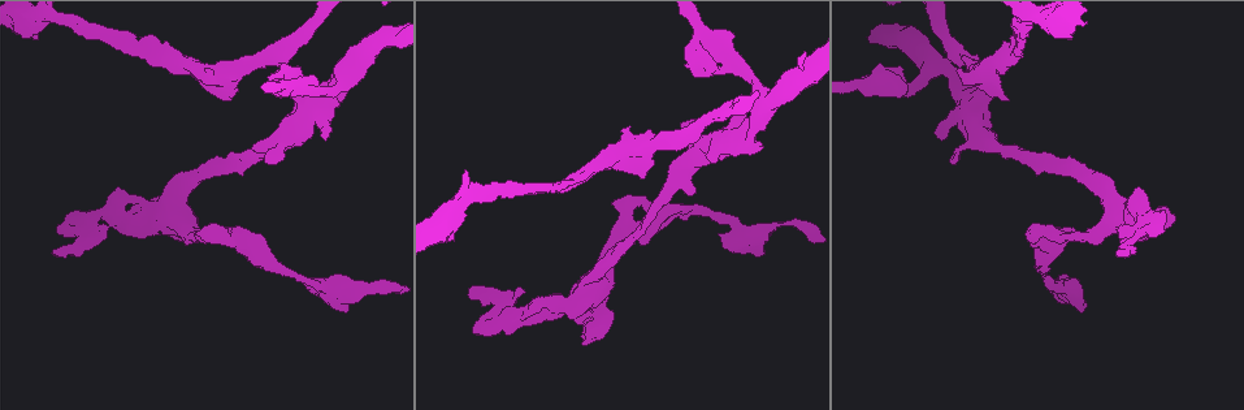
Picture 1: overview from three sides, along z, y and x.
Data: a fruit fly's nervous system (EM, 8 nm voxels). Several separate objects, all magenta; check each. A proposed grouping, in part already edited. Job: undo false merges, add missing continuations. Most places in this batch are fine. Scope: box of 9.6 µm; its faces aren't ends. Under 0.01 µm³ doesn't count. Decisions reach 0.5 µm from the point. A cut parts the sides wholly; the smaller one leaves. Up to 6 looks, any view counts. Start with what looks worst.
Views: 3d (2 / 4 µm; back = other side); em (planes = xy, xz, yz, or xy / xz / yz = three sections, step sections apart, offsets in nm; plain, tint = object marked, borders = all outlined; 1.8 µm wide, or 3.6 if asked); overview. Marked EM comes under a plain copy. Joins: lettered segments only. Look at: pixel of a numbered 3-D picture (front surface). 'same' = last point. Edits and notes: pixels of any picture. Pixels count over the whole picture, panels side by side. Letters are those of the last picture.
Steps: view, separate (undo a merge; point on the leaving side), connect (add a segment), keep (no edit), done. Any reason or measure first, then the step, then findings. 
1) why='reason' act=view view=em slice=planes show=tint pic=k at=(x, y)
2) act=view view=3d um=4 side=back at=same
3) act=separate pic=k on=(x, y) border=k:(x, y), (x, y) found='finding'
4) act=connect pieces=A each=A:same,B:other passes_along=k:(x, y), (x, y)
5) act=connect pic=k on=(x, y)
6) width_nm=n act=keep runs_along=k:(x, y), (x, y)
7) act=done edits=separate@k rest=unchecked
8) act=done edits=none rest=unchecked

why='a narrow waist' act=view view=3d um=2 pic=1 at=(749, 134)

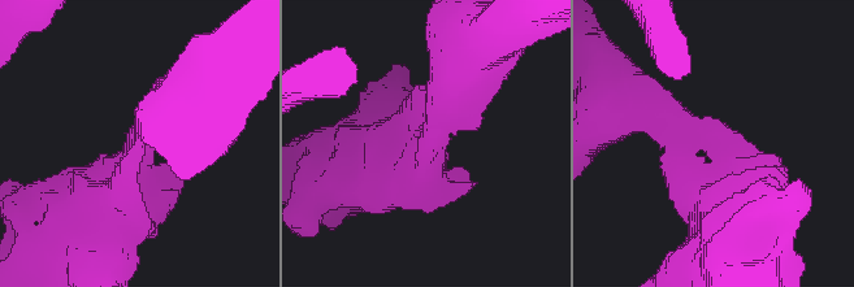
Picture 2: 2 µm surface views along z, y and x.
arm_widths_nm=340,360 why='need the tissue' act=view view=em slice=planes show=borders pic=2 at=(723, 150)

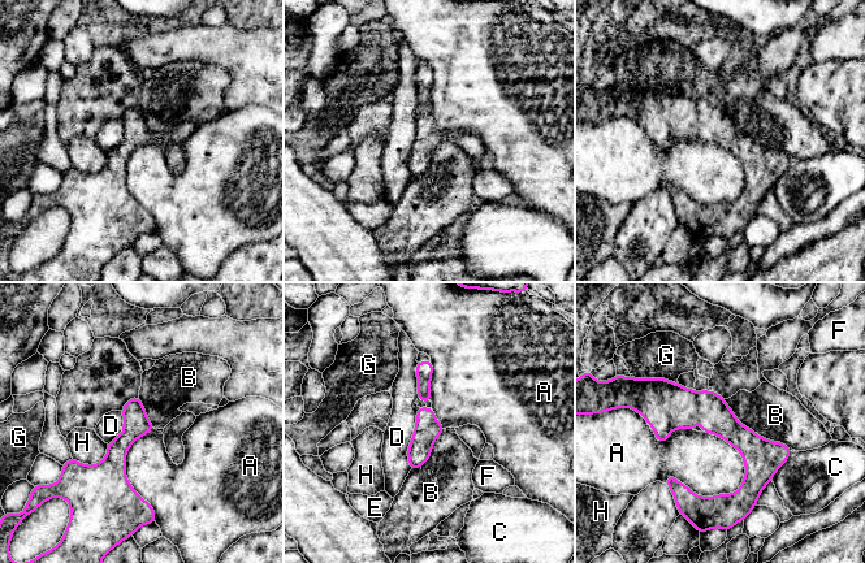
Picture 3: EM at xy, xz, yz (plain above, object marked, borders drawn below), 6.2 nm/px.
act=keep each=A:other,B:other,C:other,D:other,E:other,F:other,G:other,H:other border=3:(745, 464), (731, 493), (664, 483) found='continuous, no second neuron'

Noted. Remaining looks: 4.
why='branch stops here' act=view view=3d um=2 pic=1 at=(1122, 249)

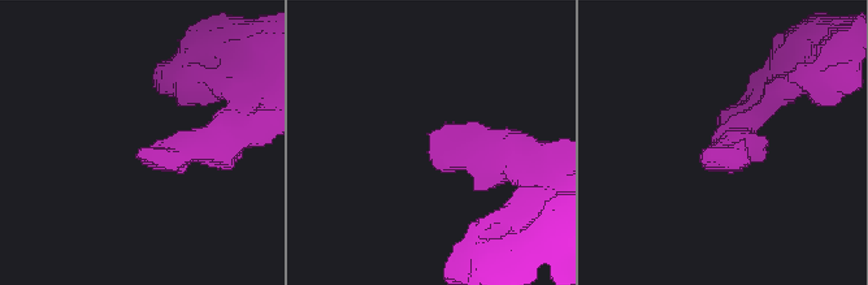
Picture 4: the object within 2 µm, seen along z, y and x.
act=view view=em slice=xz step=8 show=borders pic=4 at=(139, 148)

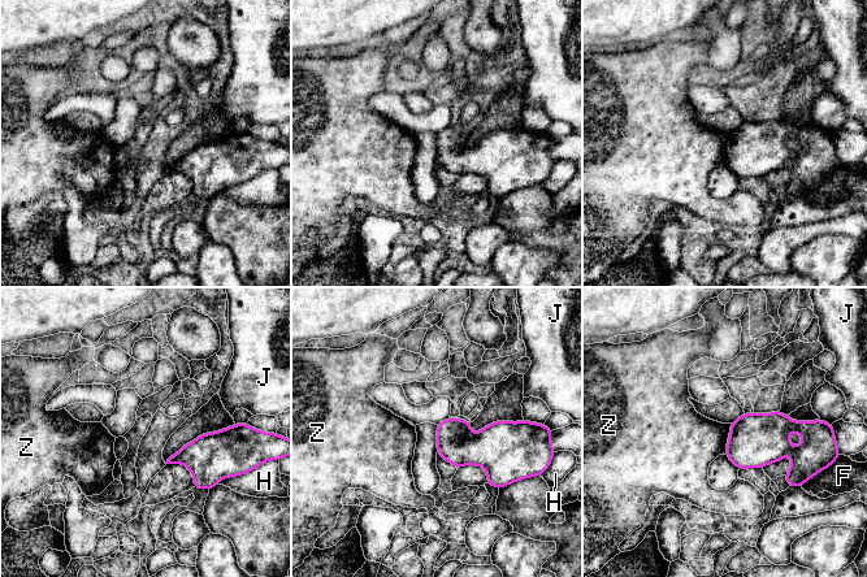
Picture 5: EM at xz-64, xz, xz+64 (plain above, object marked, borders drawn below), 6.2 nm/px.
why='cut it another way' act=view view=em slice=planes show=borders at=same

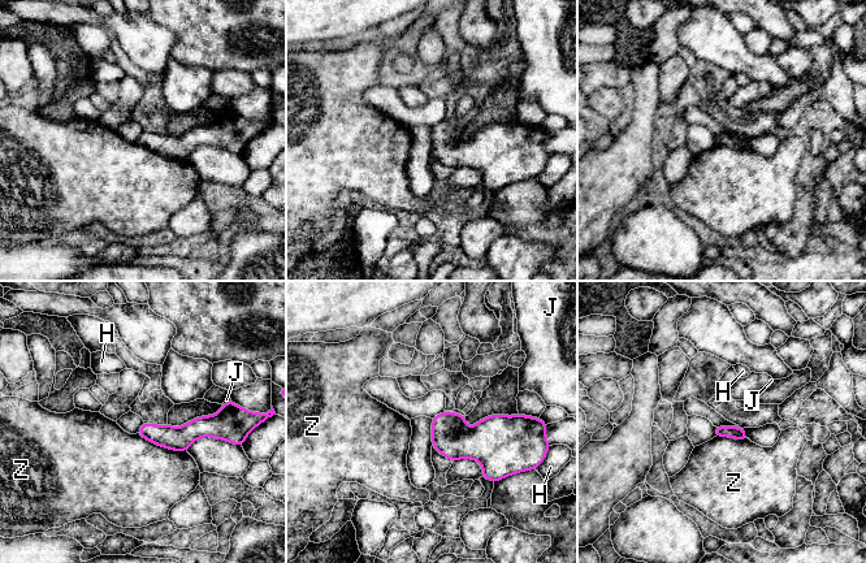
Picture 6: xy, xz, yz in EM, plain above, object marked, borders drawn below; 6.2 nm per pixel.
act=keep each=H:other,J:other,Z:other border=6:(137, 433), (160, 446), (186, 451) found='none of them fits'

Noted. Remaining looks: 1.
act=done edits=none rest=unchecked

